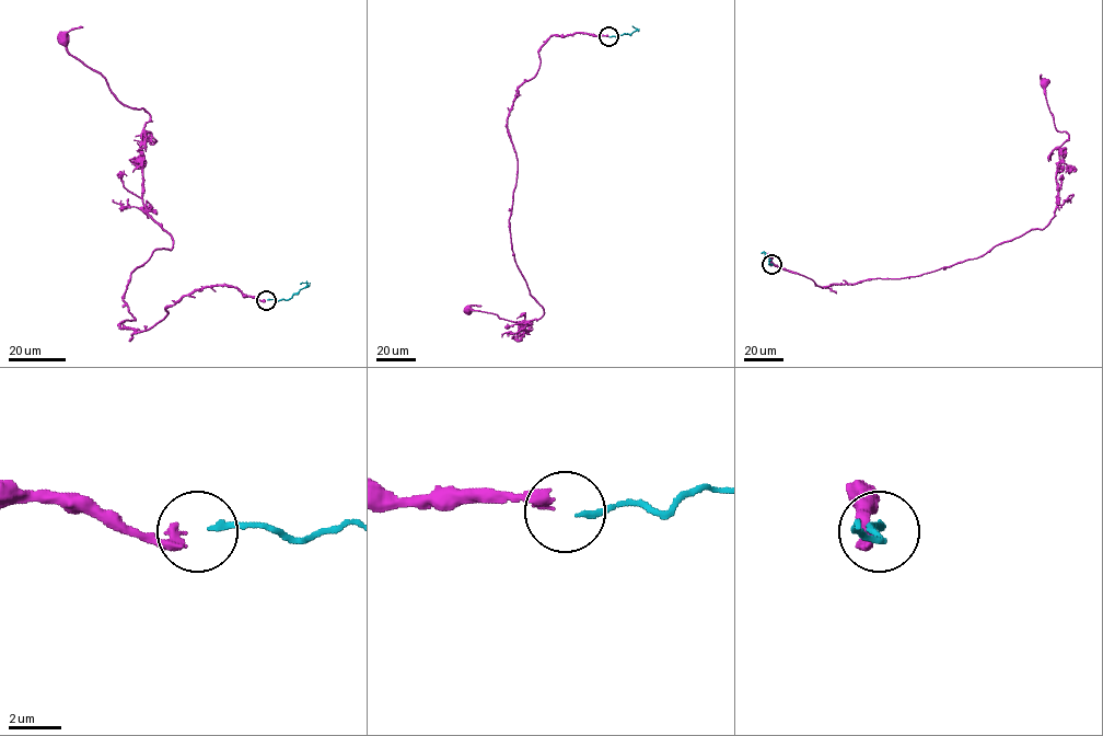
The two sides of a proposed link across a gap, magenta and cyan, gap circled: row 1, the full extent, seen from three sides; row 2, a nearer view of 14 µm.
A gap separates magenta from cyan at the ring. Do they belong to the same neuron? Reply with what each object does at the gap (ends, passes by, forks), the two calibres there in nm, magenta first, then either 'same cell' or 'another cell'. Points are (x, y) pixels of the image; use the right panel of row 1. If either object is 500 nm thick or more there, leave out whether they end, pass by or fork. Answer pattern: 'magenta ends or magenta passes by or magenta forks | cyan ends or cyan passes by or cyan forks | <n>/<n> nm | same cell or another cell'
magenta ends | cyan ends | 340/240 nm | another cell

